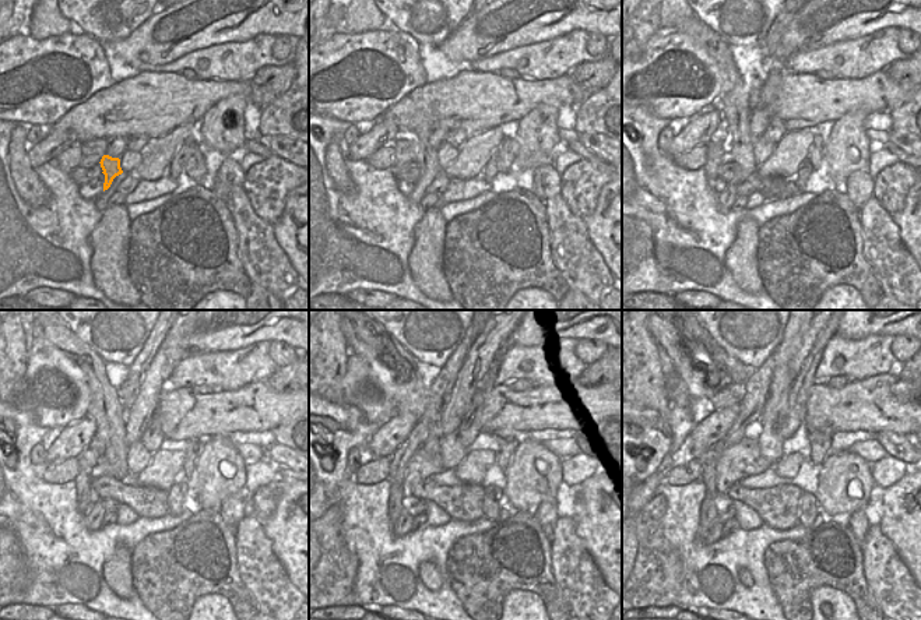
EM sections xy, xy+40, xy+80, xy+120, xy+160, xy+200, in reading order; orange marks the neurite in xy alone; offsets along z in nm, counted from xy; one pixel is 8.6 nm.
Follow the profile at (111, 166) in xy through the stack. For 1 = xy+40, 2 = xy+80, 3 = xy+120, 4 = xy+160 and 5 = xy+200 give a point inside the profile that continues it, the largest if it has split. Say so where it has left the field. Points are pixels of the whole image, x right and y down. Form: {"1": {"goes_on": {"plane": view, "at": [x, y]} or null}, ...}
{"1": {"goes_on": {"plane": "xy+40", "at": [426, 158]}}, "2": {"goes_on": {"plane": "xy+80", "at": [733, 101]}}, "3": {"goes_on": {"plane": "xy+120", "at": [105, 408]}}, "4": {"goes_on": {"plane": "xy+160", "at": [366, 340]}}, "5": {"goes_on": {"plane": "xy+200", "at": [670, 338]}}}

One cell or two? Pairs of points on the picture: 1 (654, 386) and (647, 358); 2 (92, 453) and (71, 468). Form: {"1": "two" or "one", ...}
{"1": "one", "2": "two"}

